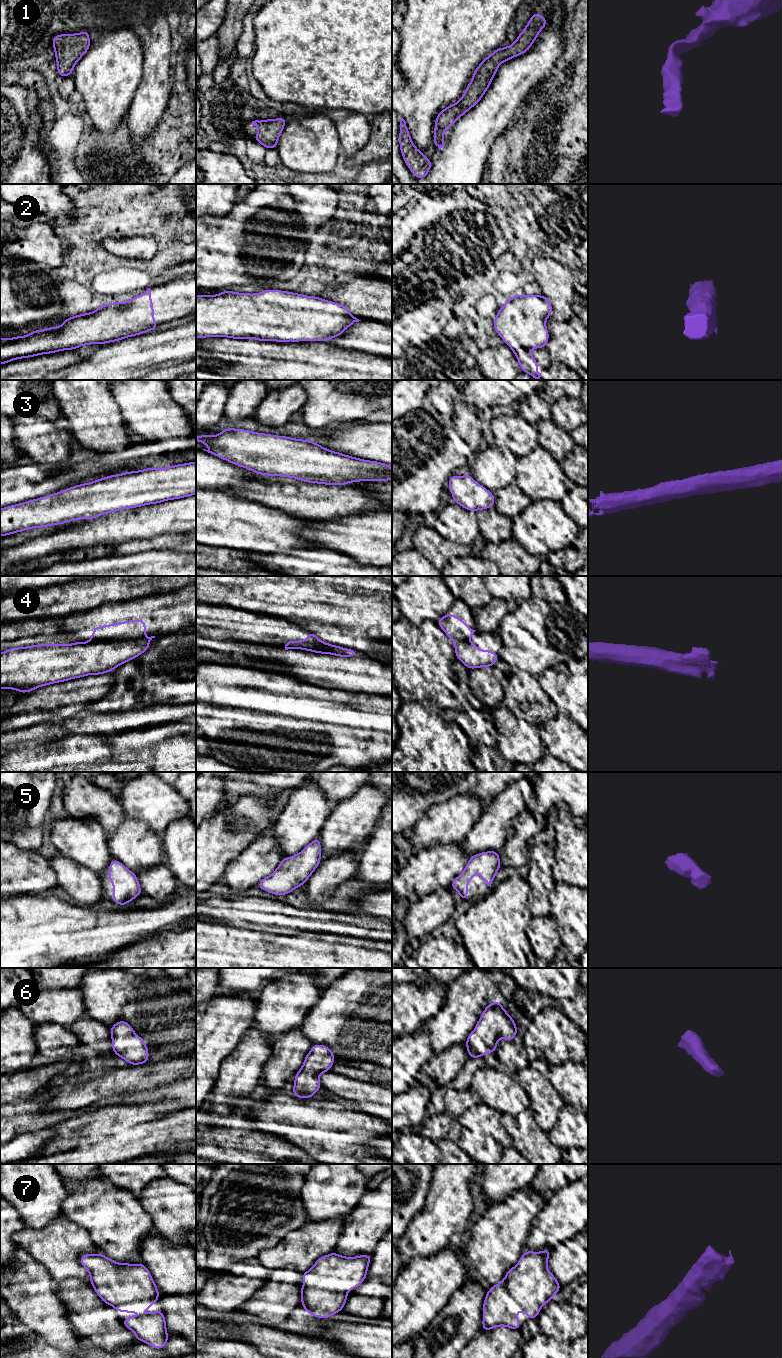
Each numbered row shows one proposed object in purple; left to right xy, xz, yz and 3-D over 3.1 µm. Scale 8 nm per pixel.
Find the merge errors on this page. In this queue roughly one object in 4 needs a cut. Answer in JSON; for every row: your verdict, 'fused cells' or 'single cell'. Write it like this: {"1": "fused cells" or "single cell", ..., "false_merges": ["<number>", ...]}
{"1": "single cell", "2": "fused cells", "3": "single cell", "4": "fused cells", "5": "single cell", "6": "single cell", "7": "single cell", "false_merges": ["2", "4"]}

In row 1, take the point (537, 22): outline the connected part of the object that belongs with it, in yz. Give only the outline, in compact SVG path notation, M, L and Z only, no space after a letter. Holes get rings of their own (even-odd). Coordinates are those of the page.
M533 13L526 27L518 34L517 39L511 45L500 47L487 56L476 68L472 75L472 81L466 86L465 94L461 96L456 104L450 104L440 111L435 120L434 139L439 151L444 147L444 131L454 125L454 123L472 107L476 106L488 90L494 76L498 71L498 65L509 59L526 53L540 31L546 27L546 18L540 13Z

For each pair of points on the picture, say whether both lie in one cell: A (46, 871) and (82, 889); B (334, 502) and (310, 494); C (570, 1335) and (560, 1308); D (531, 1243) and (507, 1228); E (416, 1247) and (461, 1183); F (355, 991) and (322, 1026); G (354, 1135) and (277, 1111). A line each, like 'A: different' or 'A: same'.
A: different
B: same
C: same
D: different
E: same
F: same
G: same

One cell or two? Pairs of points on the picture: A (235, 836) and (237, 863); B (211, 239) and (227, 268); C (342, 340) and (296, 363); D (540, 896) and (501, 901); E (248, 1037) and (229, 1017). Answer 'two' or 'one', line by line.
A: two
B: one
C: two
D: two
E: two

